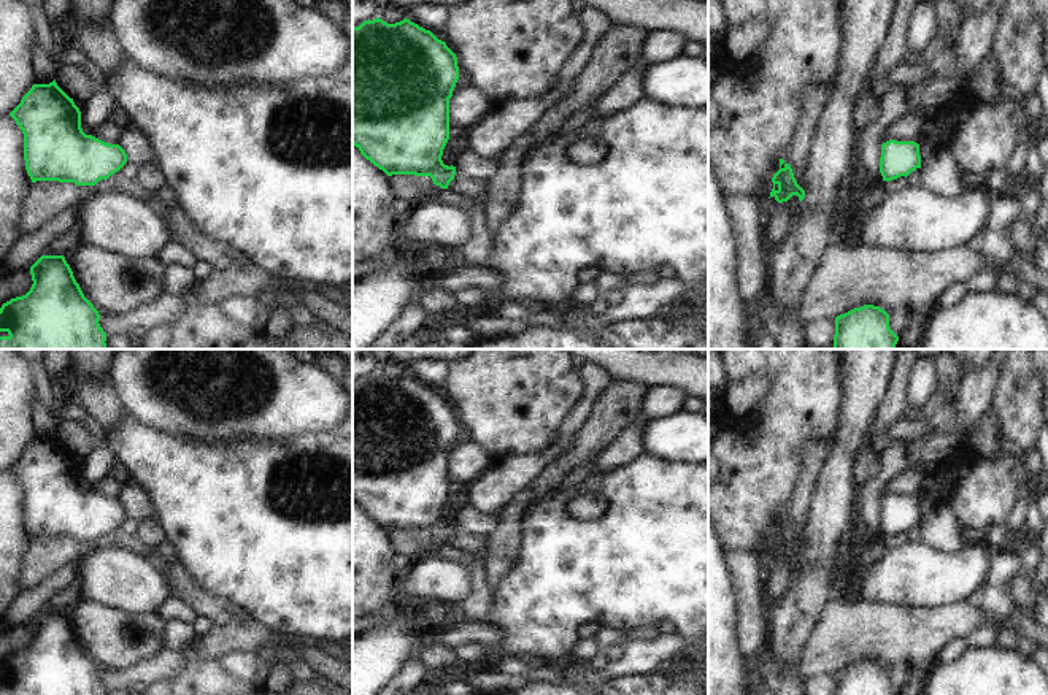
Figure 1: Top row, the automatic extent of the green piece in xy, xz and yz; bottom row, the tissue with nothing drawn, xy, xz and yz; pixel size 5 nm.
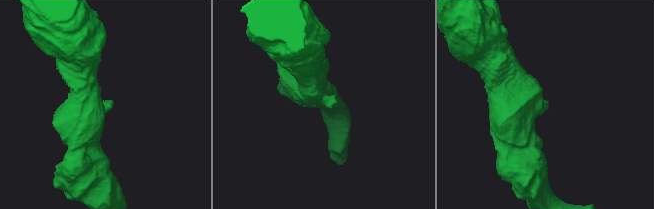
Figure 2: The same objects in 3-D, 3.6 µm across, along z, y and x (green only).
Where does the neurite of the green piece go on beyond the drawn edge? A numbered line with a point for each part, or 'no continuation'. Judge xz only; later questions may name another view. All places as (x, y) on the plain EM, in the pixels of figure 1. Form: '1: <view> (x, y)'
no continuation

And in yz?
no continuation

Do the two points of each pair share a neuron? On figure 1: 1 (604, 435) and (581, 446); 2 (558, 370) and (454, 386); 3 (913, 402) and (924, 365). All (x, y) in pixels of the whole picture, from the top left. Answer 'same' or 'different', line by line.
1: same
2: same
3: same

